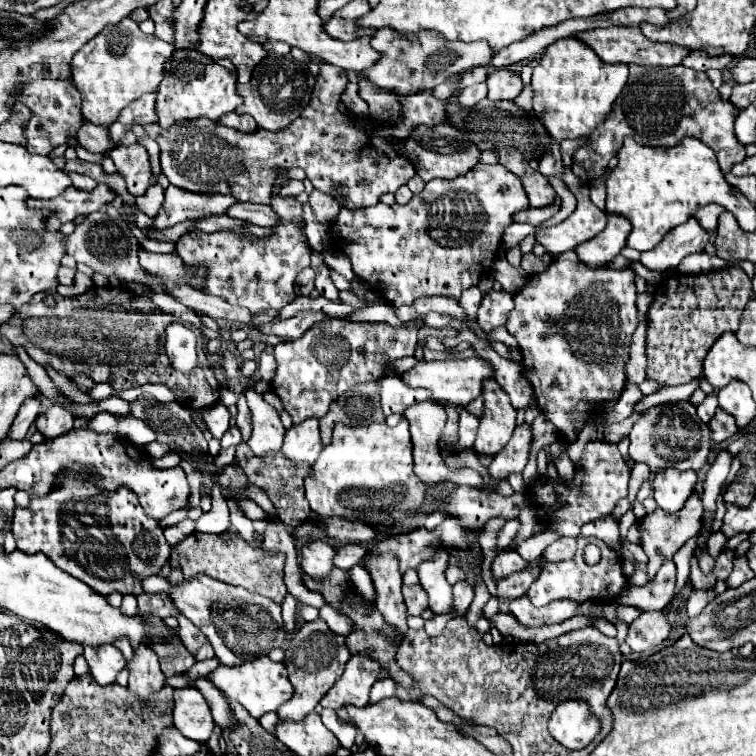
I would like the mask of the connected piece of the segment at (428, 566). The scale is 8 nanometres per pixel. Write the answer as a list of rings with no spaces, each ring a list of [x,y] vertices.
[[[441,548],[433,554],[433,558],[421,562],[417,566],[419,584],[427,592],[429,598],[429,610],[435,614],[447,614],[453,602],[451,584],[447,582],[445,571],[449,566],[449,550]]]

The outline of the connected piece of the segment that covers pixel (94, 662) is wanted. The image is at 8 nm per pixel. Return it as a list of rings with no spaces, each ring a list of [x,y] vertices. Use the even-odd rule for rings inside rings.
[[[101,644],[101,646],[85,646],[83,652],[89,672],[101,686],[109,686],[115,682],[117,674],[125,668],[123,654],[113,644]]]

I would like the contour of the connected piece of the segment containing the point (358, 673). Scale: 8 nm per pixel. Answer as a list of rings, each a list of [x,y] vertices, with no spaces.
[[[353,656],[337,684],[329,690],[329,694],[321,700],[323,708],[341,708],[343,704],[351,706],[367,706],[369,704],[369,690],[375,684],[381,672],[381,664],[371,658]]]

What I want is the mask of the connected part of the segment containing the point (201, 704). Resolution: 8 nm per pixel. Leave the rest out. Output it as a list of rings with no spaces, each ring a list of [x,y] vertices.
[[[181,688],[173,694],[173,724],[175,728],[197,742],[207,742],[213,732],[213,716],[205,698],[197,688]]]

